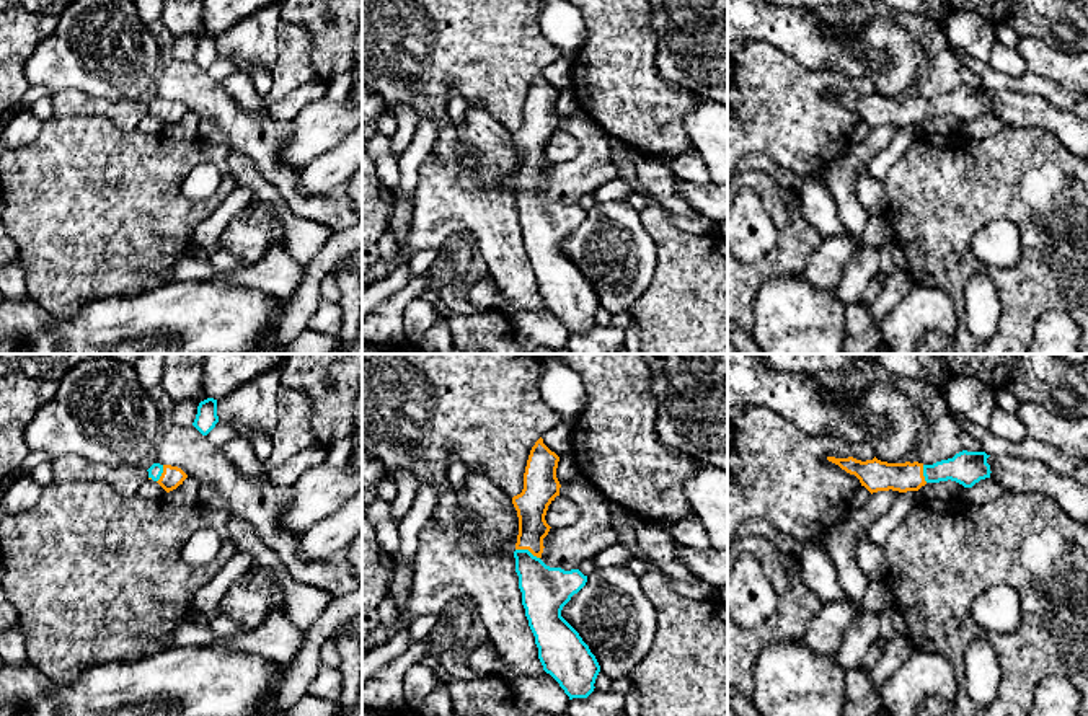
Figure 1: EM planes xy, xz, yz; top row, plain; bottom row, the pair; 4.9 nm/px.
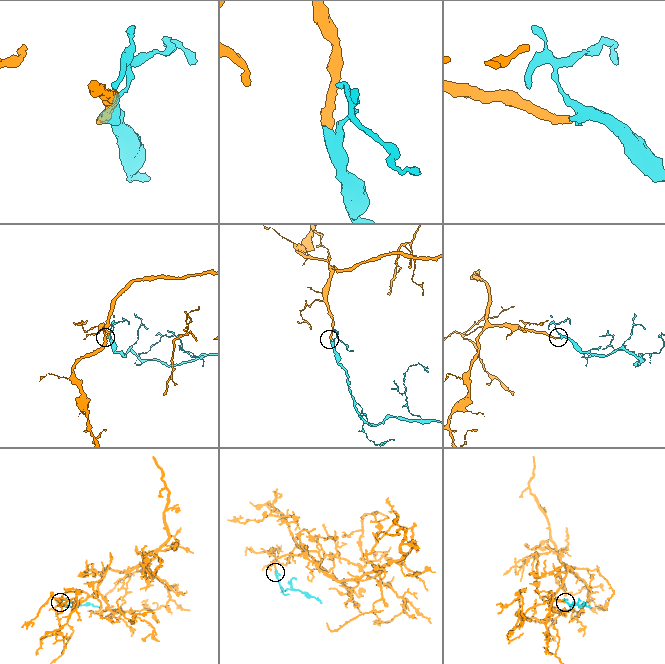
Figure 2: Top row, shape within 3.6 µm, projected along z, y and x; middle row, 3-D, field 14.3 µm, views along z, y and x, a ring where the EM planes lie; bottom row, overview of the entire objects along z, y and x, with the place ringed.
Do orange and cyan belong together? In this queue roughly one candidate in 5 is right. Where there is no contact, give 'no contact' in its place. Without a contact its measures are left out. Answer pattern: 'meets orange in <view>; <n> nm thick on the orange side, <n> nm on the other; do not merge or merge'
meets orange in xz; 160 nm thick on the orange side, 240 nm on the other; merge

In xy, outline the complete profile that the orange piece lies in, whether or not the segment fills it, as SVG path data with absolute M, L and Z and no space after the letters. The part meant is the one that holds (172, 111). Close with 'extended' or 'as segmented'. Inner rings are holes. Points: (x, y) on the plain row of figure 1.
M153 98L147 106L148 113L157 116L166 127L176 124L188 113L181 103L171 99Z; extended

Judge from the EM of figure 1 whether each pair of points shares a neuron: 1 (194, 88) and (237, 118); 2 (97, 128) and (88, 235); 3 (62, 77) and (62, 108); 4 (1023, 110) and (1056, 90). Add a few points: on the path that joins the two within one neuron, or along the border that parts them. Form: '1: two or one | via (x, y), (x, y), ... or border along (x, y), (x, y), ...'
1: one | via (204, 97), (227, 113)
2: one | via (90, 154), (88, 209)
3: two | border along (51, 93), (80, 90), (100, 98)
4: two | border along (1005, 88), (1039, 95), (1070, 111)

